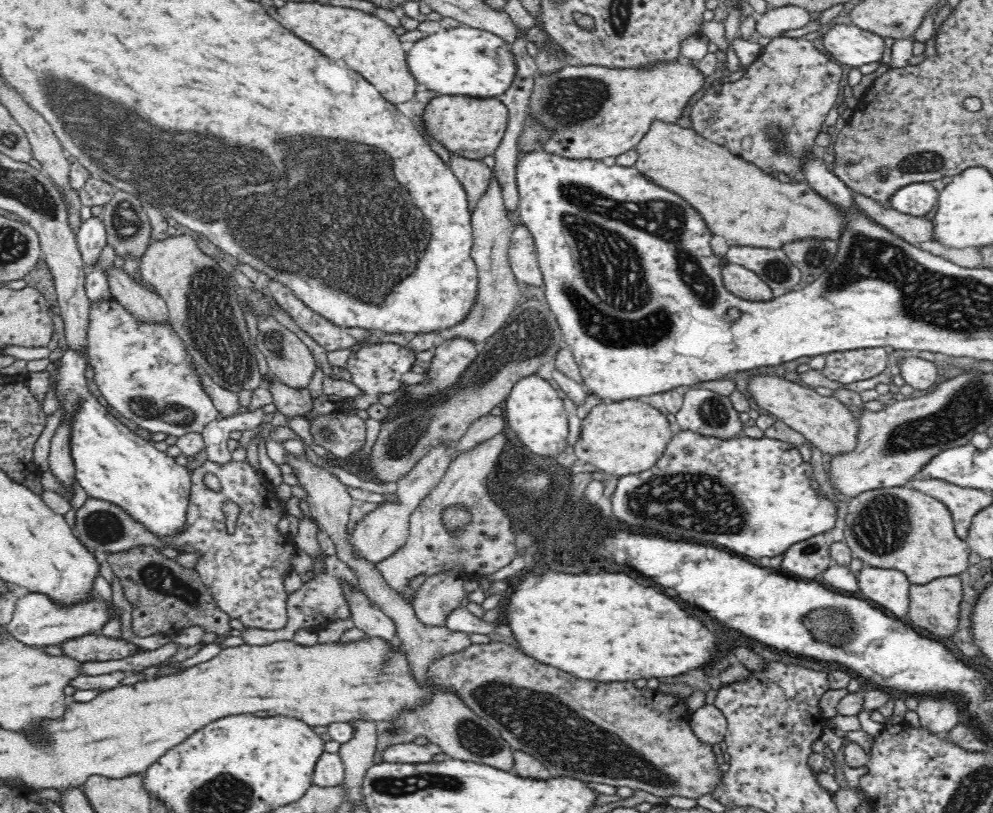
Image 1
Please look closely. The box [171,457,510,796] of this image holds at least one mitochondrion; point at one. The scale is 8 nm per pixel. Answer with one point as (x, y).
(472, 736)

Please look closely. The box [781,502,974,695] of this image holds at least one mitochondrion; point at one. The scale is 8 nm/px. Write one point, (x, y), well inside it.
(843, 632)

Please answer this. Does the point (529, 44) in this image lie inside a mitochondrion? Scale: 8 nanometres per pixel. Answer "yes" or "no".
no

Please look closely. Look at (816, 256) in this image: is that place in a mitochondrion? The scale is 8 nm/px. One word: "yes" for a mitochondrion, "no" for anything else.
yes

